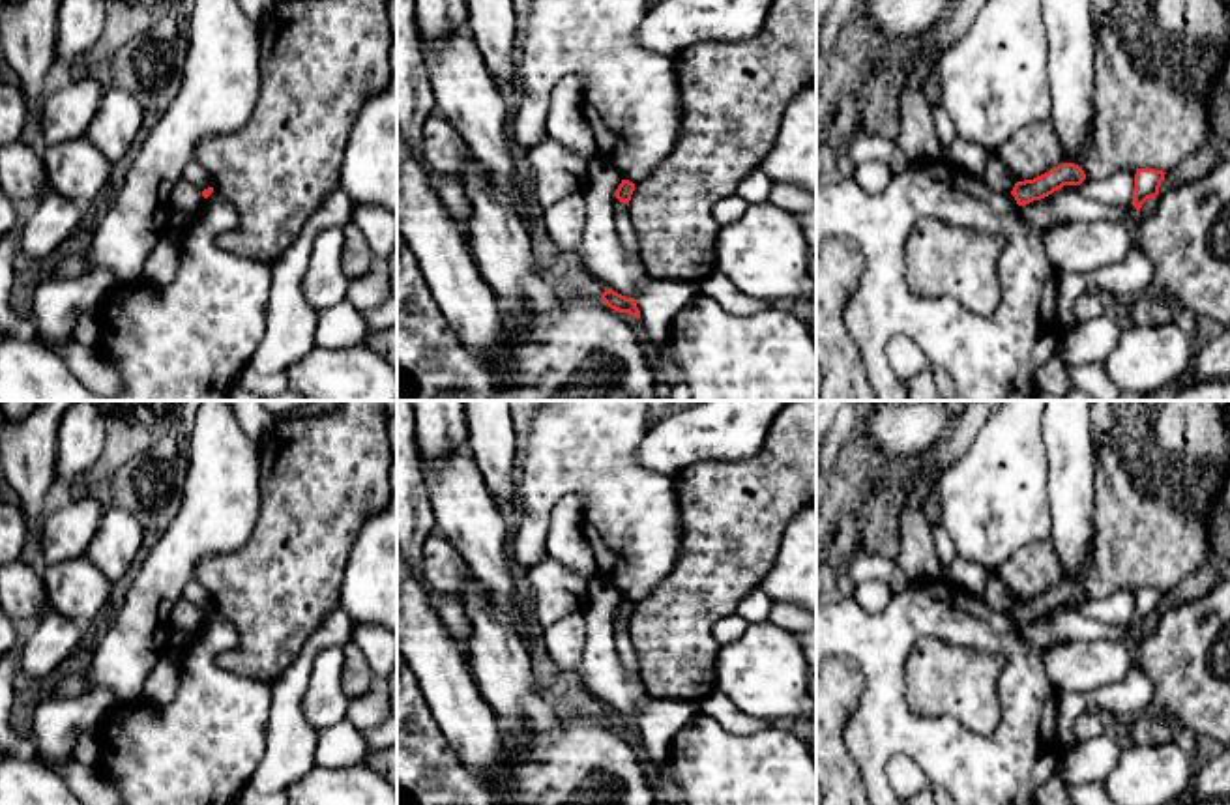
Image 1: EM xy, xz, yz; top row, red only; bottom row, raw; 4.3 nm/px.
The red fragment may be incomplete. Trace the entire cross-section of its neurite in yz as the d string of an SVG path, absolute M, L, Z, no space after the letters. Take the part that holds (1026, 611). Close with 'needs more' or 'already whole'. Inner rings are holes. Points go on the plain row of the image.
M1062 582L1033 599L1017 601L1011 614L1018 625L1024 625L1052 614L1063 605L1080 605L1084 599L1086 593L1078 584Z | already whole

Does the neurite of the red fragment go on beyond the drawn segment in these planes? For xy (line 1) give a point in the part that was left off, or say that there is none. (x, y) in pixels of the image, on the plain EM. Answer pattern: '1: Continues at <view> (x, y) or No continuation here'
1: No continuation here

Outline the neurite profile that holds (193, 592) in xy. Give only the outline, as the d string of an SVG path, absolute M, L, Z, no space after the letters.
M191 580L191 582L183 588L182 599L193 603L193 605L198 607L200 610L212 607L210 593L206 592L206 588L204 588L198 580Z

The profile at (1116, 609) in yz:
M1120 588L1108 597L1078 605L1076 612L1105 625L1129 625L1133 622L1136 588Z

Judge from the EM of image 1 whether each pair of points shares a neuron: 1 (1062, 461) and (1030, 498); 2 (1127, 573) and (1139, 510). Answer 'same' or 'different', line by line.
1: different
2: same

